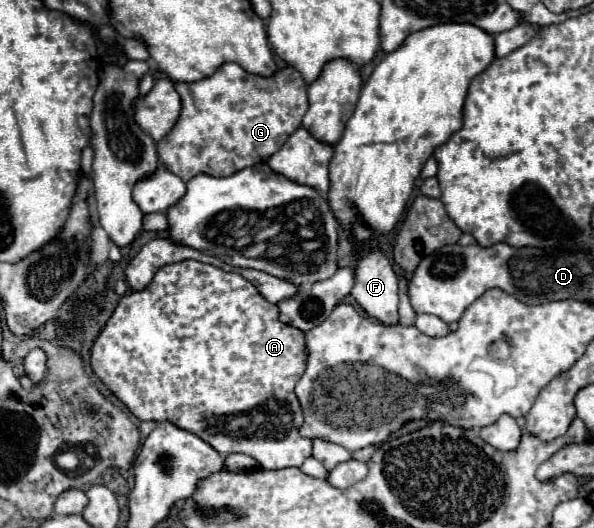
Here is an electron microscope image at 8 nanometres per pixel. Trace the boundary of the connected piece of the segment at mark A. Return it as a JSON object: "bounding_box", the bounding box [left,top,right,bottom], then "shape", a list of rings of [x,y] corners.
{"bounding_box":[91,260,311,470],"shape":[[[185,260],[185,262],[163,266],[153,276],[151,284],[145,290],[131,292],[131,294],[123,296],[121,302],[117,304],[113,316],[109,318],[109,322],[105,324],[105,328],[101,330],[101,334],[97,336],[97,340],[95,340],[93,348],[91,348],[91,368],[93,368],[93,372],[105,382],[105,386],[139,420],[155,420],[155,422],[169,420],[175,426],[179,426],[183,430],[189,430],[189,432],[197,434],[199,438],[203,438],[219,454],[223,454],[223,456],[229,456],[233,452],[247,454],[247,456],[255,458],[261,464],[261,468],[265,468],[265,470],[301,466],[305,462],[305,456],[307,456],[303,446],[311,446],[311,440],[299,436],[299,426],[303,424],[303,414],[301,414],[299,400],[297,400],[297,396],[293,392],[297,380],[305,372],[305,360],[307,360],[307,348],[305,348],[305,336],[303,336],[303,332],[297,330],[297,328],[291,328],[291,326],[287,326],[283,322],[279,322],[279,310],[277,310],[277,306],[271,304],[271,302],[267,302],[257,292],[257,288],[251,282],[247,282],[239,274],[231,274],[231,272],[225,272],[225,270],[217,268],[217,266],[201,264],[201,262],[195,262],[195,260]]]}

